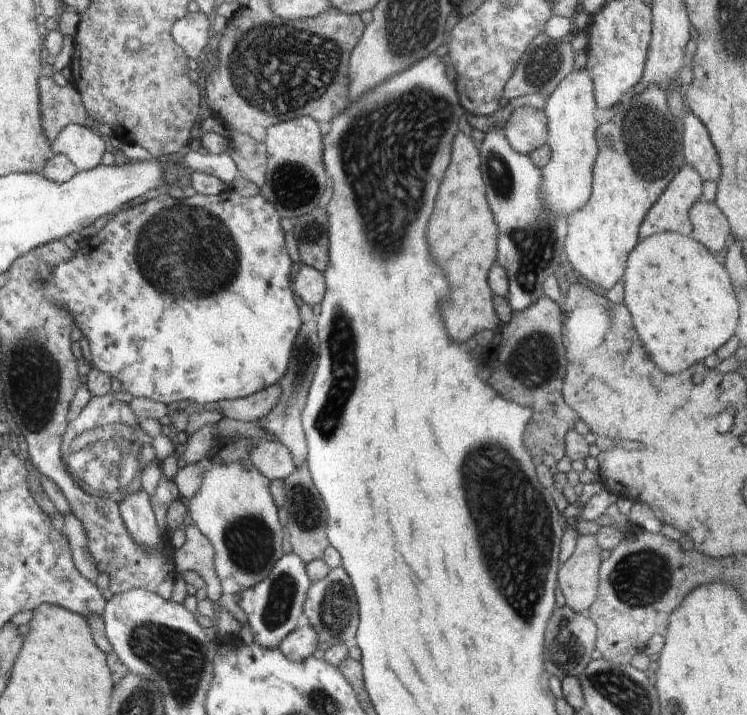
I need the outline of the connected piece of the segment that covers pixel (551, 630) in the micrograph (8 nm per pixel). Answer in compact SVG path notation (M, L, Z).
M568 605L554 608L548 618L548 624L546 624L544 646L542 646L544 670L559 679L566 676L578 678L586 666L592 662L596 639L597 626L586 613L574 612Z

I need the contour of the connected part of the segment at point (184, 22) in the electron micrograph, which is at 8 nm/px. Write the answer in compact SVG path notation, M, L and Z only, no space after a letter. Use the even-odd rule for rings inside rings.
M193 12L174 22L172 38L189 58L200 60L202 51L206 50L210 38L210 21L207 14Z

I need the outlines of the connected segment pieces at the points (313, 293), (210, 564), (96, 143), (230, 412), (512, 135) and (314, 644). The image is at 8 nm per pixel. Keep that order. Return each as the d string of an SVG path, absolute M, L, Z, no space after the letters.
M302 263L293 283L293 291L308 306L320 304L326 292L324 273Z
M188 524L184 529L186 533L184 544L173 550L174 566L178 573L184 570L198 572L207 586L207 598L217 607L222 589L215 571L215 550L196 525Z
M70 123L64 126L52 144L54 154L64 154L80 171L96 168L104 154L102 138L89 127Z
M276 382L259 390L256 394L241 399L214 402L214 405L208 406L208 410L218 410L224 418L233 418L242 420L242 422L257 422L274 408L280 392L280 385Z
M525 106L513 110L503 128L508 144L520 154L529 155L537 149L545 149L548 145L549 132L545 109L536 110Z
M302 620L299 626L280 642L279 649L286 658L294 662L304 662L318 649L318 643L314 628L310 626L310 623Z

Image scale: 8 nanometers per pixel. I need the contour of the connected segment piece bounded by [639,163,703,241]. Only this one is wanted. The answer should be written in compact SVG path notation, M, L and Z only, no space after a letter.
M684 164L674 175L672 182L668 184L666 190L662 192L661 197L656 200L648 214L644 217L644 222L639 228L639 240L644 240L650 235L674 232L684 236L692 236L693 226L690 222L689 210L698 200L701 200L703 193L703 179L696 172L694 166Z

